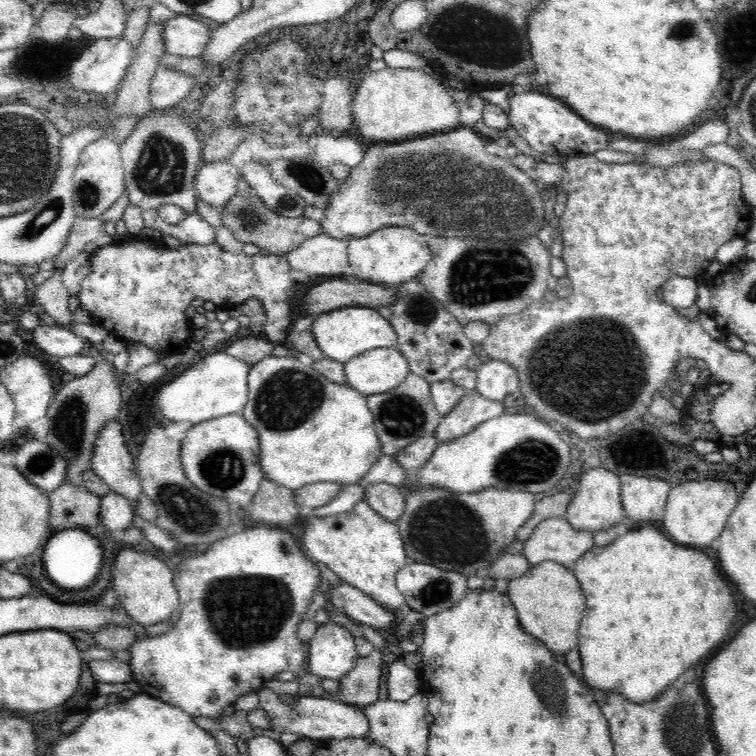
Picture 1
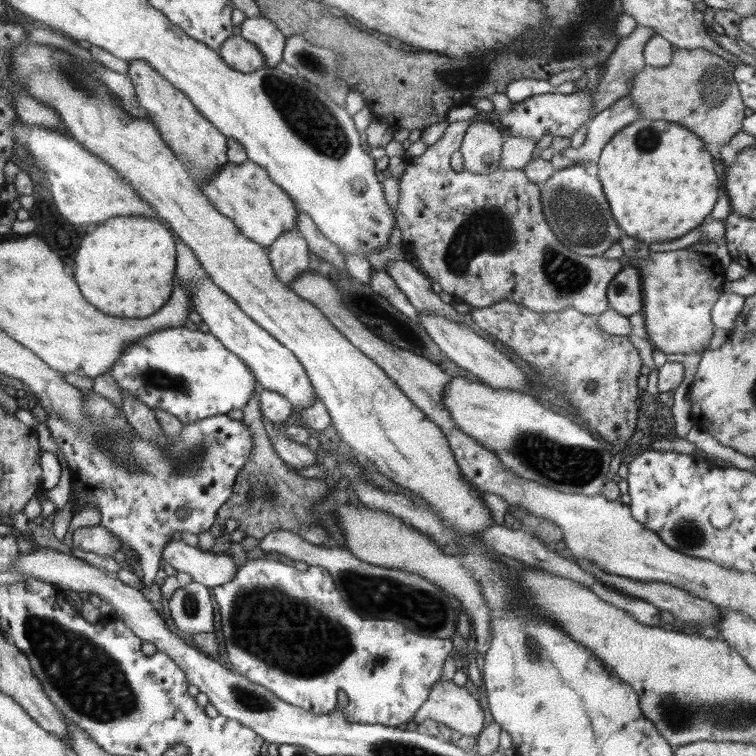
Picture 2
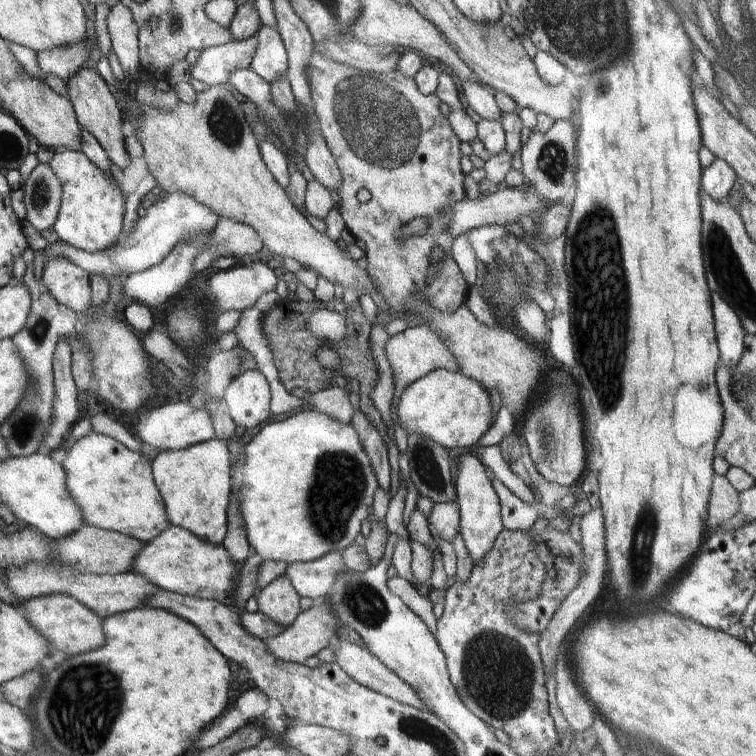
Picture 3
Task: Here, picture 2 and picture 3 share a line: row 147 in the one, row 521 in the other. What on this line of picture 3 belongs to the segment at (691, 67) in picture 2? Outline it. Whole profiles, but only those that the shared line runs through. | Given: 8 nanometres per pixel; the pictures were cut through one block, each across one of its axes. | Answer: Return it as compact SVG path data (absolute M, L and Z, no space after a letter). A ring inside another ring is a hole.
M714 475L710 502L708 502L708 514L710 524L721 526L729 518L740 512L739 492L725 476Z

